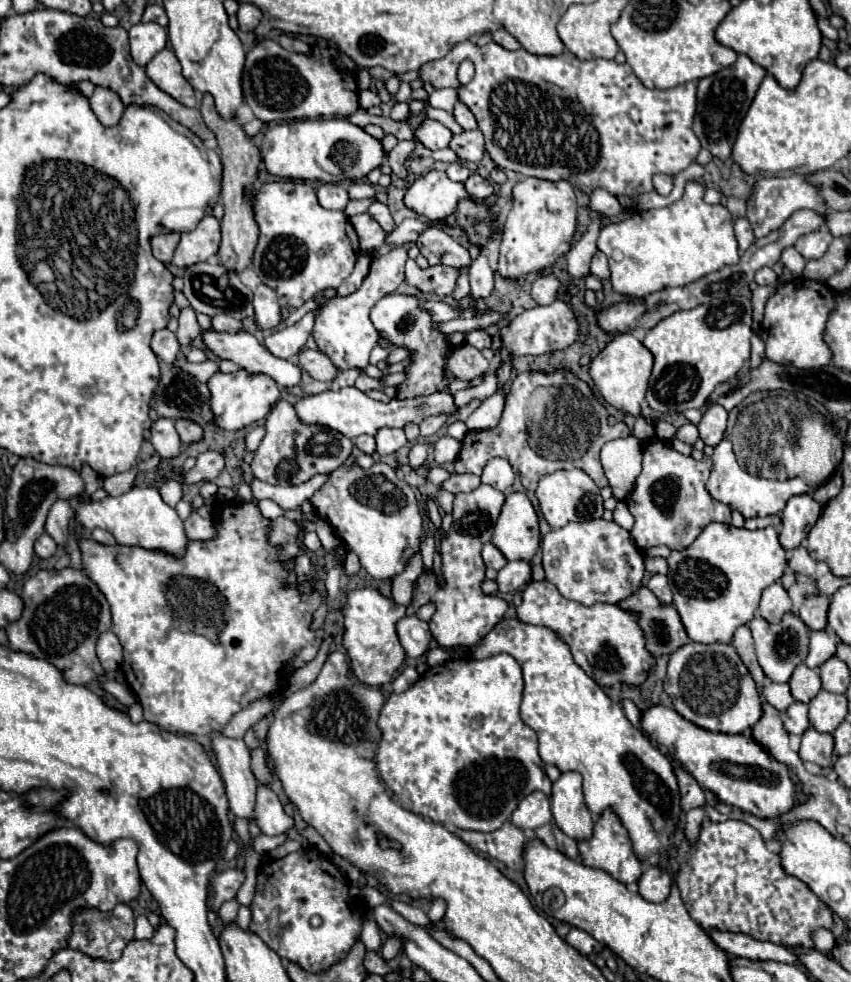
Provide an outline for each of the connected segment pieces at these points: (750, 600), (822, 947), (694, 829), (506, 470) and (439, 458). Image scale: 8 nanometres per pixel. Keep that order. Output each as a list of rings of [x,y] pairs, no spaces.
[[[717,522],[707,524],[707,526],[703,528],[701,536],[697,536],[697,540],[695,540],[689,548],[685,548],[685,550],[673,550],[671,556],[667,558],[667,564],[669,564],[667,578],[669,578],[669,588],[671,588],[671,592],[673,592],[673,606],[677,608],[679,616],[681,616],[681,622],[683,622],[683,626],[685,626],[685,630],[687,630],[687,636],[689,636],[693,642],[701,642],[701,644],[731,642],[733,632],[735,632],[741,624],[747,624],[747,622],[757,614],[759,600],[761,600],[761,592],[763,592],[769,584],[777,582],[777,580],[783,576],[783,572],[785,572],[785,562],[787,562],[787,560],[785,560],[785,550],[781,548],[781,544],[779,544],[779,534],[777,534],[777,530],[775,530],[773,526],[767,526],[767,528],[763,528],[763,530],[747,530],[747,528],[735,528],[733,524],[717,524]]]
[[[817,928],[817,932],[813,932],[811,940],[813,940],[815,948],[817,948],[819,952],[823,952],[823,954],[827,954],[827,952],[835,946],[835,936],[833,936],[833,932],[827,930],[827,928]]]
[[[693,808],[685,814],[685,838],[689,844],[695,844],[699,840],[703,818],[705,818],[703,808]]]
[[[501,458],[489,460],[489,464],[483,468],[483,474],[481,474],[483,484],[489,484],[501,492],[511,490],[513,478],[515,478],[515,472],[513,472],[511,464],[507,460],[501,460]]]
[[[441,436],[435,442],[435,462],[441,464],[441,466],[447,466],[457,458],[459,450],[461,450],[461,442],[459,440],[449,438],[449,436]]]

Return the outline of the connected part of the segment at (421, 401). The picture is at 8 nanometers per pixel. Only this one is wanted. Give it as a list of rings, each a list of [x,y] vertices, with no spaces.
[[[341,388],[339,392],[325,390],[321,394],[311,394],[307,398],[299,398],[293,406],[295,406],[295,412],[303,424],[321,424],[321,426],[327,426],[327,428],[341,432],[343,436],[347,436],[351,440],[355,440],[361,434],[373,436],[383,426],[403,428],[407,422],[419,424],[423,418],[427,418],[431,414],[441,414],[441,412],[453,414],[455,412],[453,396],[447,392],[437,392],[437,394],[421,396],[421,398],[413,398],[413,400],[393,398],[391,402],[383,404],[383,402],[371,400],[365,392],[361,392],[357,388]]]

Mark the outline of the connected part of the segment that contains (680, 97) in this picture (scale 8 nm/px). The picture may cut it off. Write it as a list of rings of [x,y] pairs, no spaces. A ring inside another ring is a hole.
[[[465,40],[461,44],[455,44],[447,56],[443,56],[441,60],[433,60],[421,66],[419,76],[423,82],[429,82],[433,88],[455,88],[457,90],[457,98],[469,106],[469,110],[473,112],[473,116],[477,118],[477,124],[481,128],[481,132],[485,134],[485,150],[489,152],[489,156],[493,158],[493,162],[499,168],[505,170],[513,170],[517,174],[523,176],[535,176],[535,178],[543,178],[543,180],[569,180],[573,186],[577,186],[581,192],[591,194],[595,188],[603,188],[613,196],[639,196],[645,192],[653,190],[653,176],[655,174],[669,174],[675,176],[681,170],[685,170],[691,162],[695,162],[695,156],[699,154],[701,146],[697,136],[693,134],[693,116],[695,116],[695,82],[687,82],[669,90],[653,90],[647,88],[645,84],[641,84],[641,80],[633,74],[629,64],[617,64],[615,60],[603,60],[603,58],[593,58],[593,60],[577,60],[577,56],[573,56],[571,52],[565,52],[561,56],[535,56],[529,54],[525,48],[519,50],[505,50],[501,48],[497,42],[489,42],[485,46],[477,46],[471,40]],[[463,60],[471,60],[475,64],[475,76],[469,84],[459,84],[457,80],[457,68]]]

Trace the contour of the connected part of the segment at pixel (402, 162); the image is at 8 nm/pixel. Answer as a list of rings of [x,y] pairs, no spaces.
[[[415,140],[411,142],[399,142],[391,152],[389,152],[389,164],[391,164],[391,170],[393,174],[397,174],[401,180],[407,180],[407,160],[409,160],[409,154],[413,152],[415,148]]]

